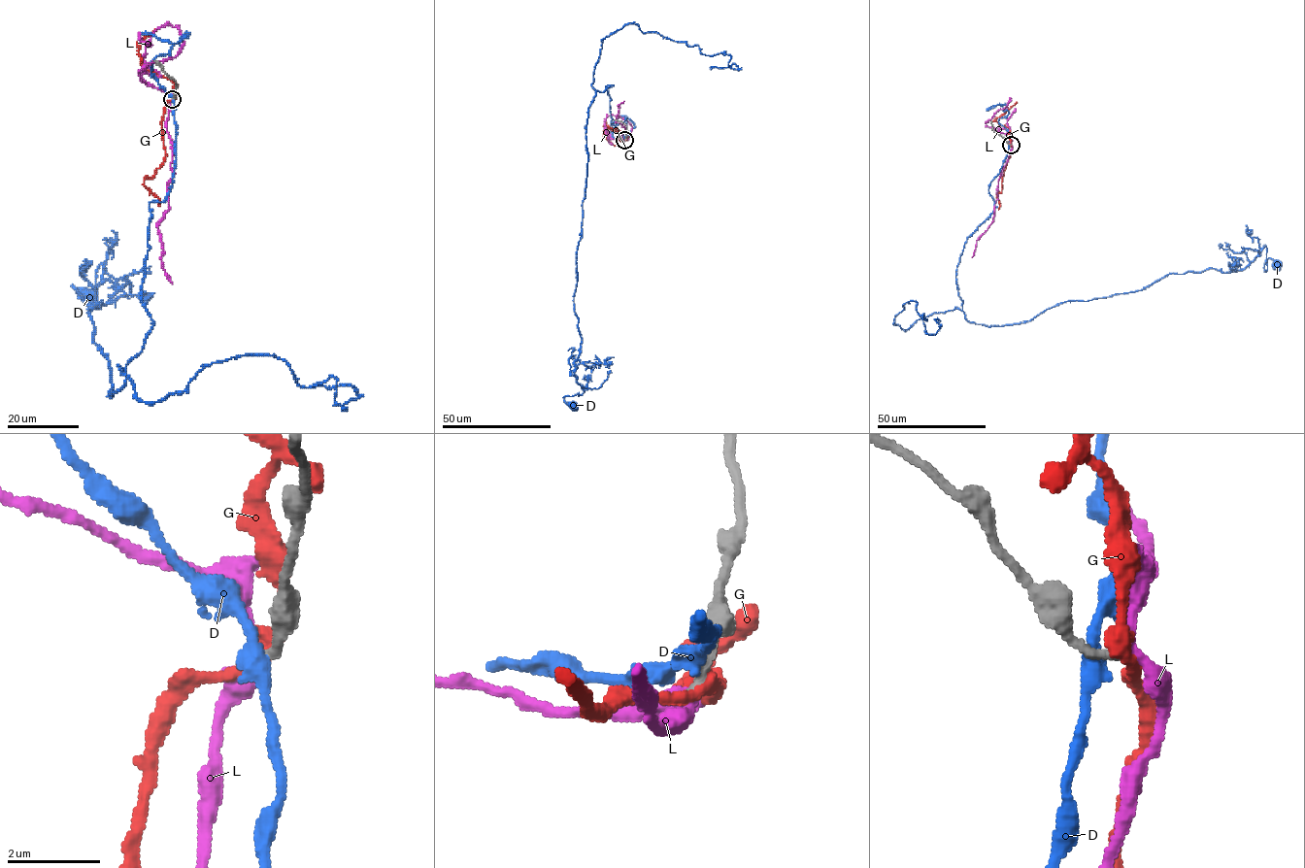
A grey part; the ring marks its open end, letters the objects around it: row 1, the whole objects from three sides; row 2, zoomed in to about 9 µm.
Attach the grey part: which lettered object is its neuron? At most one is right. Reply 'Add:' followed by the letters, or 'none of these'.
Add: none of these

